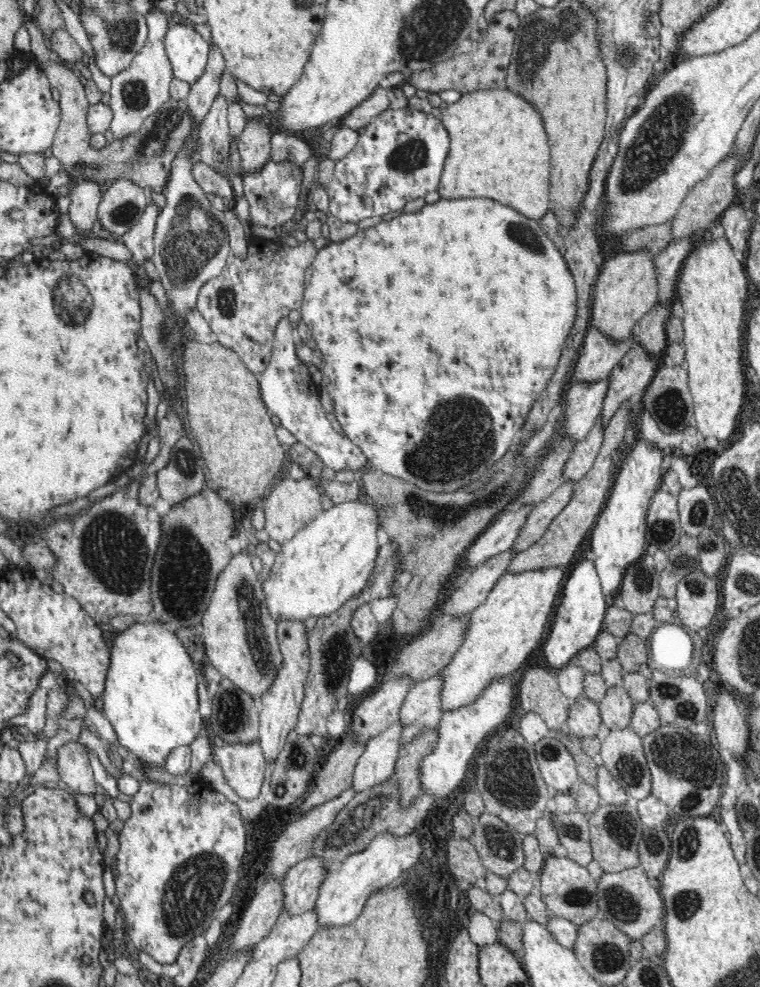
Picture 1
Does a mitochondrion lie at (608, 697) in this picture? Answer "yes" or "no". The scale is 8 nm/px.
no

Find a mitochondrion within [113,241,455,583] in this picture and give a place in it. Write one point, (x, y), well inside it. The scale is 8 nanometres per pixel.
(187, 464)

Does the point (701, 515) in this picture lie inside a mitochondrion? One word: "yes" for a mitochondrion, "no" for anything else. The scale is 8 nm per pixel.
yes

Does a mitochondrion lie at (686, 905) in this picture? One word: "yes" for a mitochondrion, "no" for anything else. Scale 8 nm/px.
yes

